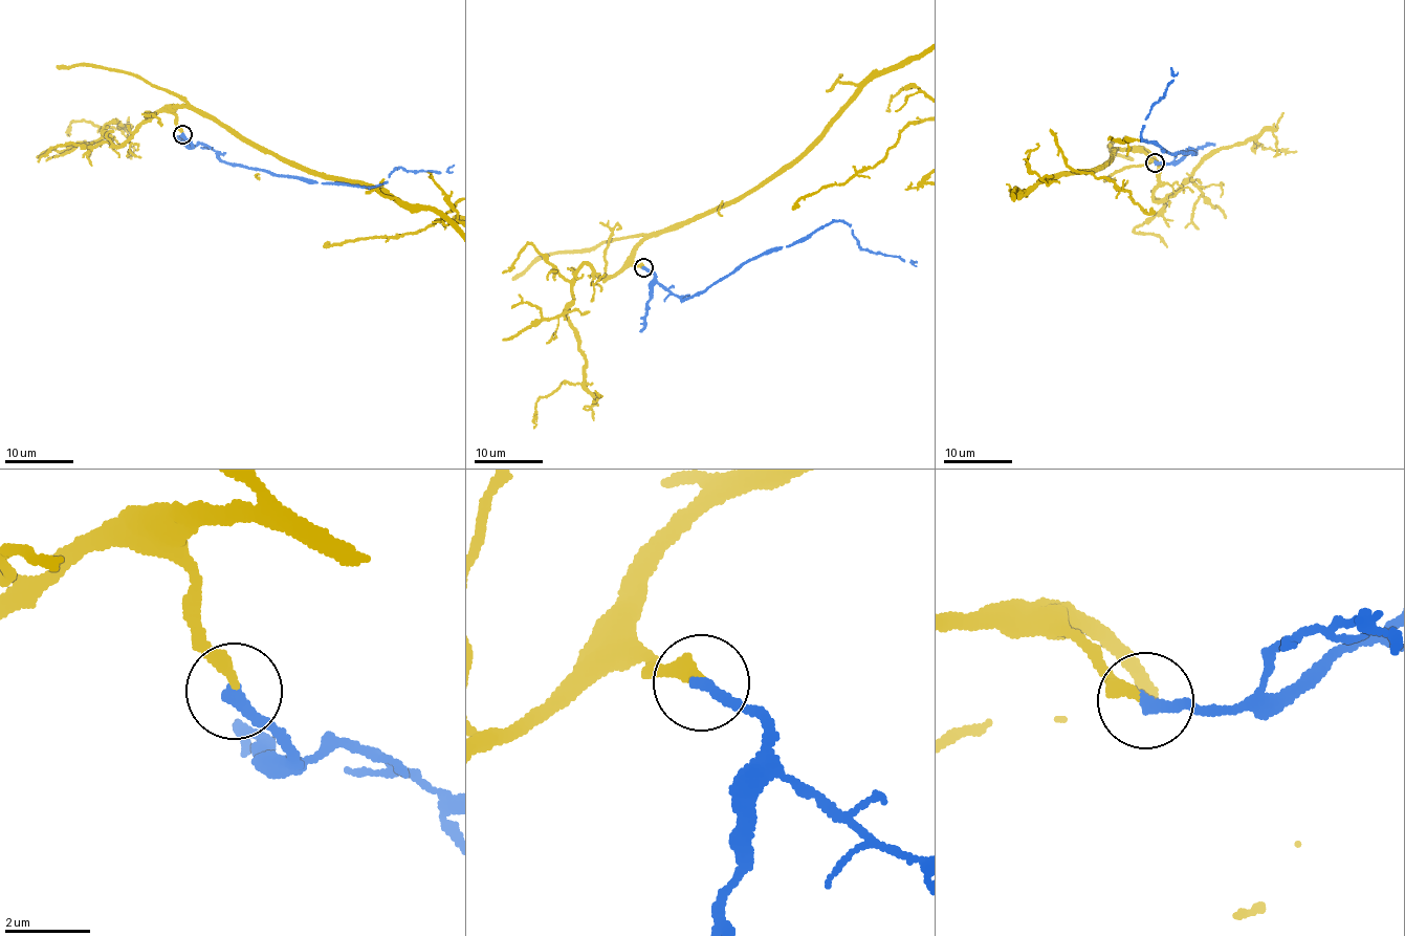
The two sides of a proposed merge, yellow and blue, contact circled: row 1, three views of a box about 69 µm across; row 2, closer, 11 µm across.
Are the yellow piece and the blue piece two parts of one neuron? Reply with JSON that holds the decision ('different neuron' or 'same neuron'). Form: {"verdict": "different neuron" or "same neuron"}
{"verdict": "same neuron"}

